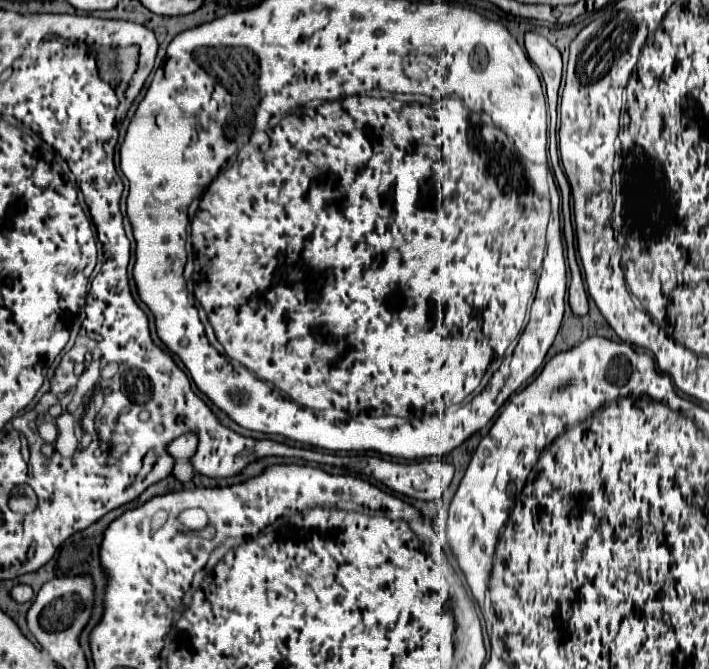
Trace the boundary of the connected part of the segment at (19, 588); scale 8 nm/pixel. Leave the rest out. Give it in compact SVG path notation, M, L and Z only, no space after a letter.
M16 585L16 587L12 589L12 599L18 601L18 603L26 603L26 601L30 601L32 595L34 595L34 593L32 593L30 585Z

